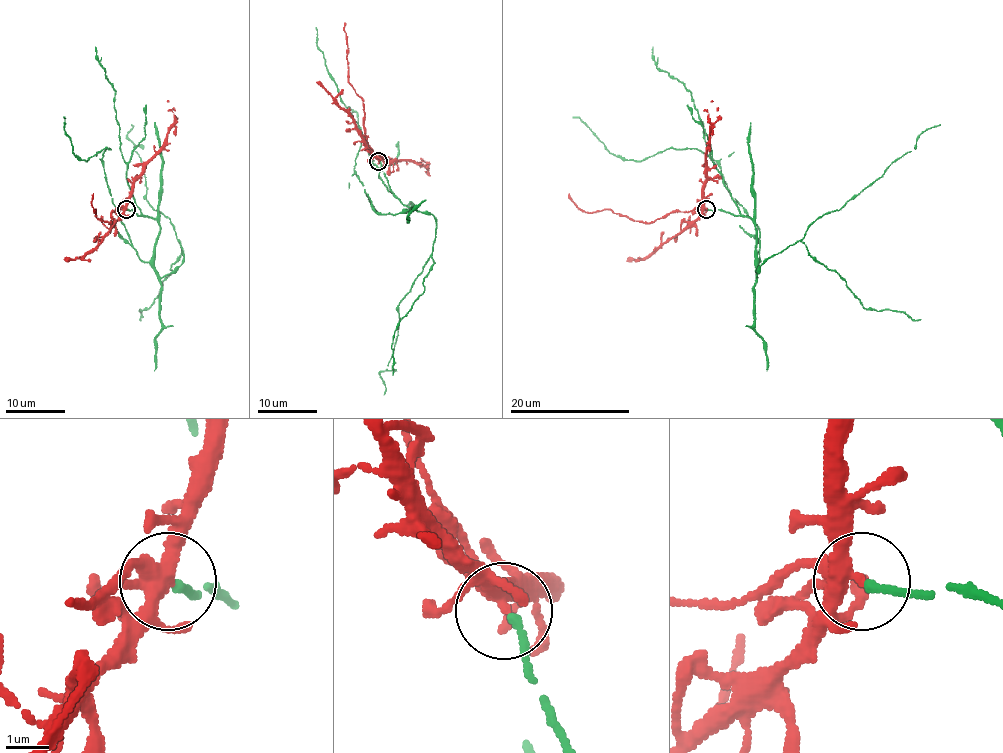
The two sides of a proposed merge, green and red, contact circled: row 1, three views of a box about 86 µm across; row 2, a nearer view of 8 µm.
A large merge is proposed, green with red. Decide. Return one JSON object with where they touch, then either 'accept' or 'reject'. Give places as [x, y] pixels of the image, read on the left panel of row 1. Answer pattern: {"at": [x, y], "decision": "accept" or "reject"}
{"at": [126, 209], "decision": "accept"}

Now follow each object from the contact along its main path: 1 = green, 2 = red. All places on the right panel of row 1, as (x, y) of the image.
1: (707, 209), (754, 221), (758, 261), (760, 230), (713, 160), (668, 148), (622, 160), (573, 116)
2: (706, 209), (665, 213), (639, 222), (609, 209), (583, 212), (568, 192)

